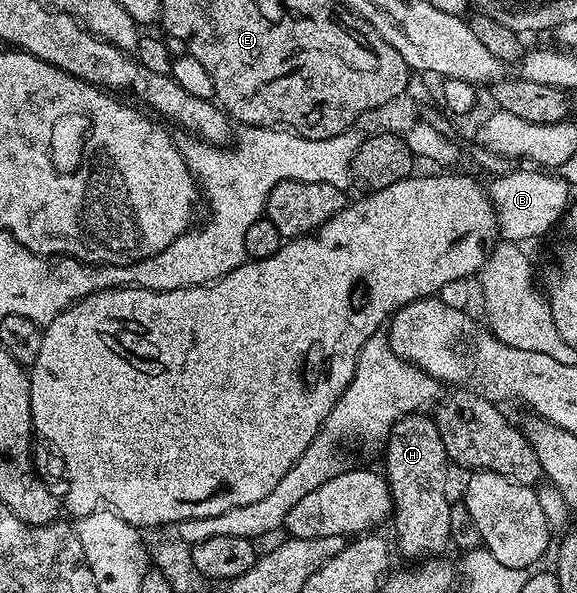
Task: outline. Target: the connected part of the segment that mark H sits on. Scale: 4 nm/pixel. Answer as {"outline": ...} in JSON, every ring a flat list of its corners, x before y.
{"outline":[[426,413,404,415,385,440,386,468,384,474,394,498,392,524,398,534,398,547,406,559,425,561,443,554,446,542,452,537,452,499,446,496,446,467,448,460,440,429]]}

